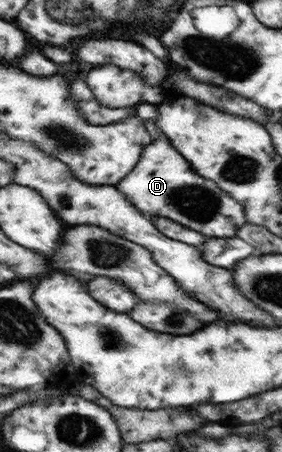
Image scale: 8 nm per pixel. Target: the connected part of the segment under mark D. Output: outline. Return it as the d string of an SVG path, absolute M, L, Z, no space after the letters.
M159 136L141 153L140 162L117 187L145 215L164 217L192 230L202 230L208 237L232 238L246 224L246 207L208 178L199 175L192 163L180 154L166 136Z

